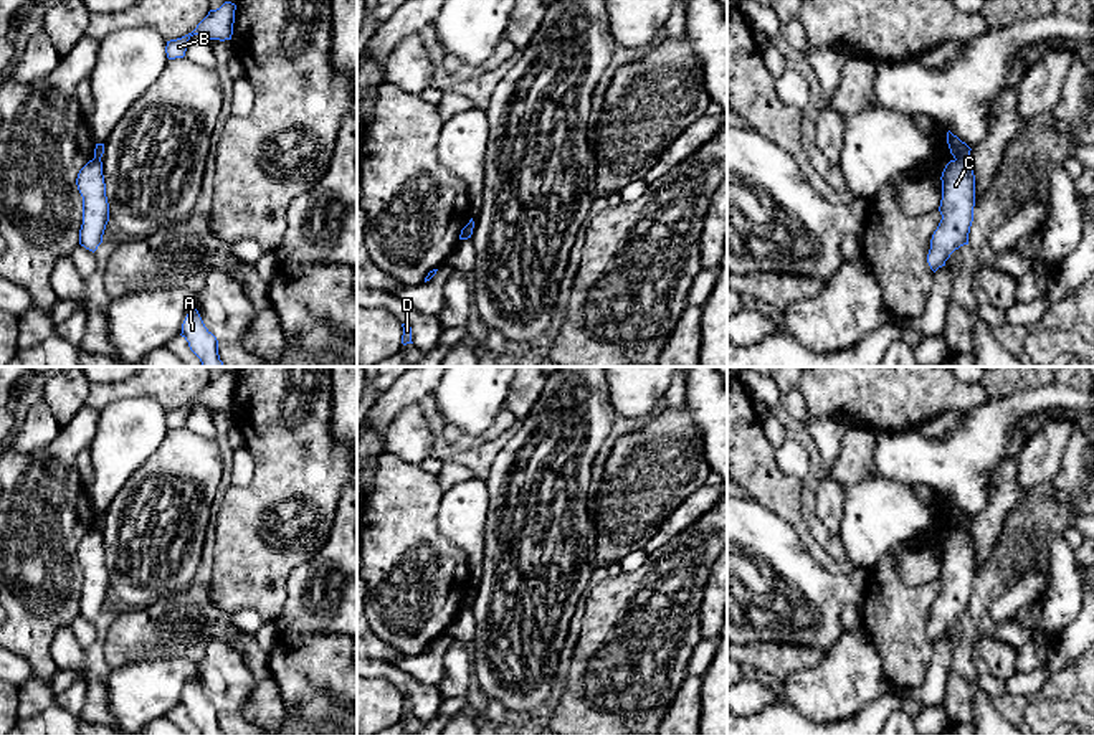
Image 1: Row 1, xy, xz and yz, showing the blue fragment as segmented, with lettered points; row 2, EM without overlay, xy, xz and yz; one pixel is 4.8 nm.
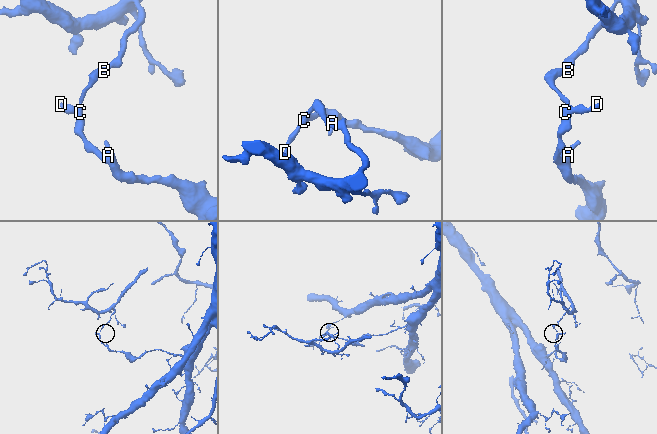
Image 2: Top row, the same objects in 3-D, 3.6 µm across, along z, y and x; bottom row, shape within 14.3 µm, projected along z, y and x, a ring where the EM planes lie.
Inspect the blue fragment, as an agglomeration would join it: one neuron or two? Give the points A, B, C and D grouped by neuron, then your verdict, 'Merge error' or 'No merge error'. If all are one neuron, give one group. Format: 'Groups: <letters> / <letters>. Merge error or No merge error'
Groups: A C D / B. Merge error

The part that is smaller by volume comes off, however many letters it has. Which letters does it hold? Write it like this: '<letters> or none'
B

